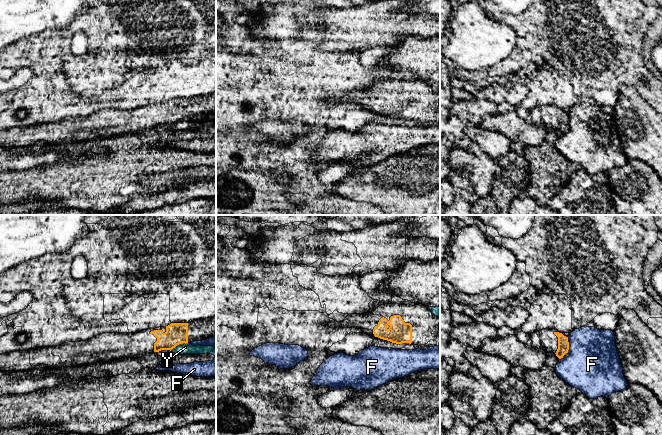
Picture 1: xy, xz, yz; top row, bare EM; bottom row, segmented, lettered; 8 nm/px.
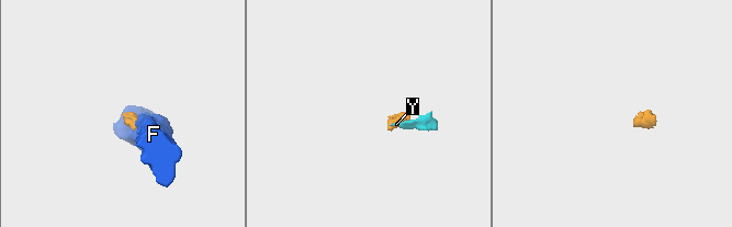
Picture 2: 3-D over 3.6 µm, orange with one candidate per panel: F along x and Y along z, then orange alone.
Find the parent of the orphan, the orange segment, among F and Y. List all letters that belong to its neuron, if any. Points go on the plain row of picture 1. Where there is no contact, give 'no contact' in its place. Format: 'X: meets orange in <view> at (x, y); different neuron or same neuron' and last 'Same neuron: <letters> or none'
F: meets orange in yz at (568, 121); different neuron
Y: meets orange in xy at (178, 120); different neuron
Same neuron: none

